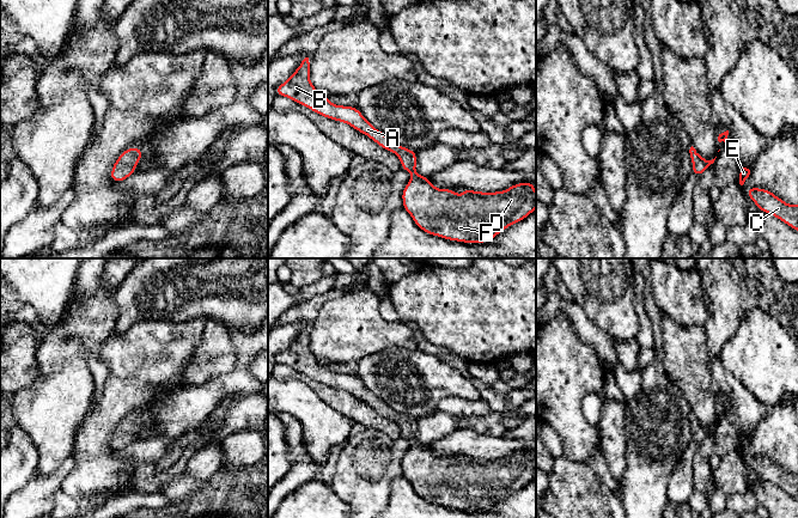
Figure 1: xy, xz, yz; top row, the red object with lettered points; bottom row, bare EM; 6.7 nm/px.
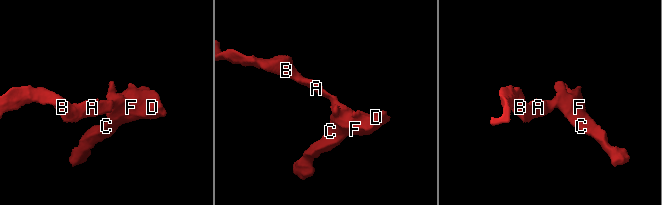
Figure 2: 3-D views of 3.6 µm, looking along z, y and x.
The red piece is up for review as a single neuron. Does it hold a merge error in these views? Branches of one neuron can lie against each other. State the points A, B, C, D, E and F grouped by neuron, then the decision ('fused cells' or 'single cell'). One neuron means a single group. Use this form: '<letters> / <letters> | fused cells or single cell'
A B C D E F | single cell

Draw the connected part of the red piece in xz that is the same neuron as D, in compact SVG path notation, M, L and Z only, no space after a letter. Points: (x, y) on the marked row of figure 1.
M305 57L297 71L275 89L276 96L287 97L316 114L334 121L349 124L358 132L367 135L382 148L398 156L401 167L412 173L409 183L402 191L403 209L406 209L416 226L432 236L462 243L487 243L508 226L522 221L536 208L535 185L531 182L511 185L504 191L483 193L464 189L459 195L452 189L434 188L428 177L416 173L416 152L401 147L385 134L376 129L355 106L335 105L327 96L319 93L310 83L310 62Z

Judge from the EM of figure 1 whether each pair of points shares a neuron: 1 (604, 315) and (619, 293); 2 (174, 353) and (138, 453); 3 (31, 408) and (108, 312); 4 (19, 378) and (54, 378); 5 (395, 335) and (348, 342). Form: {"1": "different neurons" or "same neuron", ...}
{"1": "same neuron", "2": "different neurons", "3": "same neuron", "4": "different neurons", "5": "same neuron"}

